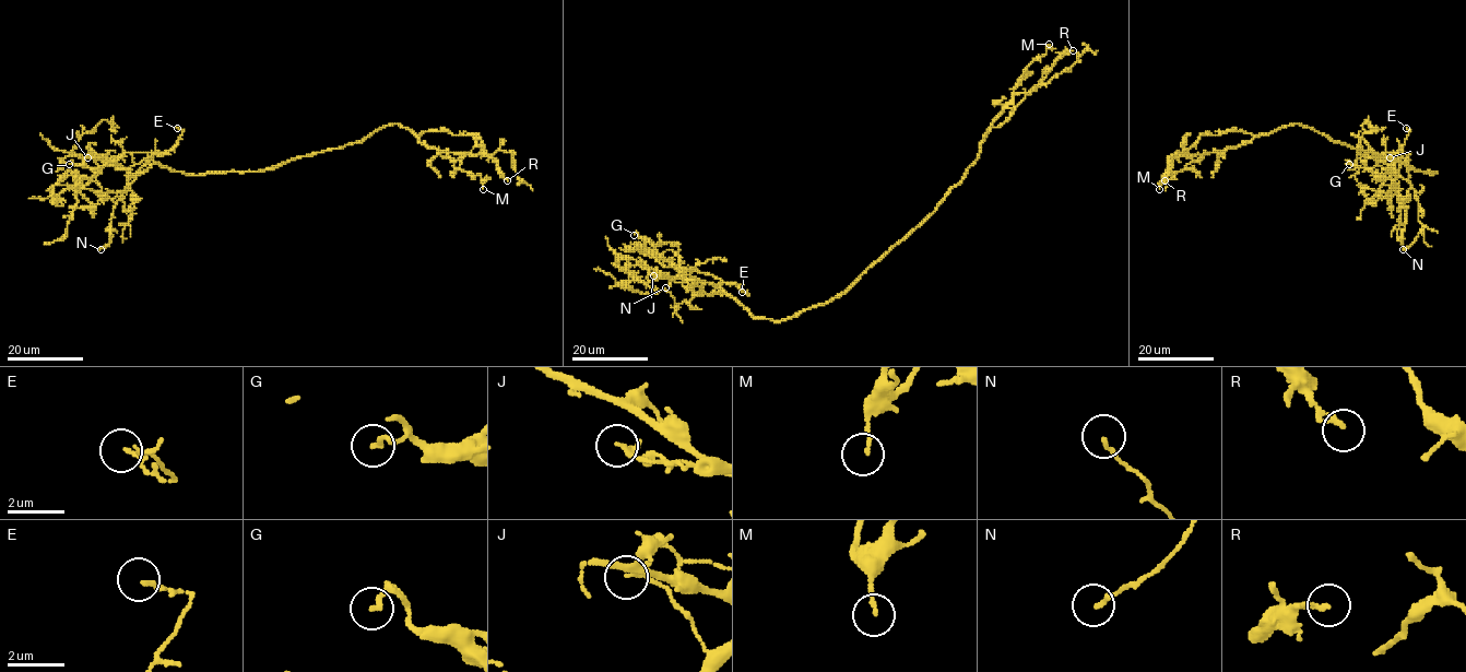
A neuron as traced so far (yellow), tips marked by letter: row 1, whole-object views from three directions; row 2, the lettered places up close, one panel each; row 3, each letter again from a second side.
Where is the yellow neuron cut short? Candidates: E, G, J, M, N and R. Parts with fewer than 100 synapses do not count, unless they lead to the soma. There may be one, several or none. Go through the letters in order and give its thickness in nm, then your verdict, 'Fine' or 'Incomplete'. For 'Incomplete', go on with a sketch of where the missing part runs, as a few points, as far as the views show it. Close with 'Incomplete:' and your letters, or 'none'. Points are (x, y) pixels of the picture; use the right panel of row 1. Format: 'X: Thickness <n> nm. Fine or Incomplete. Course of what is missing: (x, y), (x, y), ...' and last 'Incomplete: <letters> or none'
E: Thickness 140 nm. Fine
G: Thickness 150 nm. Fine
J: Thickness 180 nm. Fine
M: Thickness 130 nm. Fine
N: Thickness 140 nm. Fine
R: Thickness 160 nm. Fine
Incomplete: none

